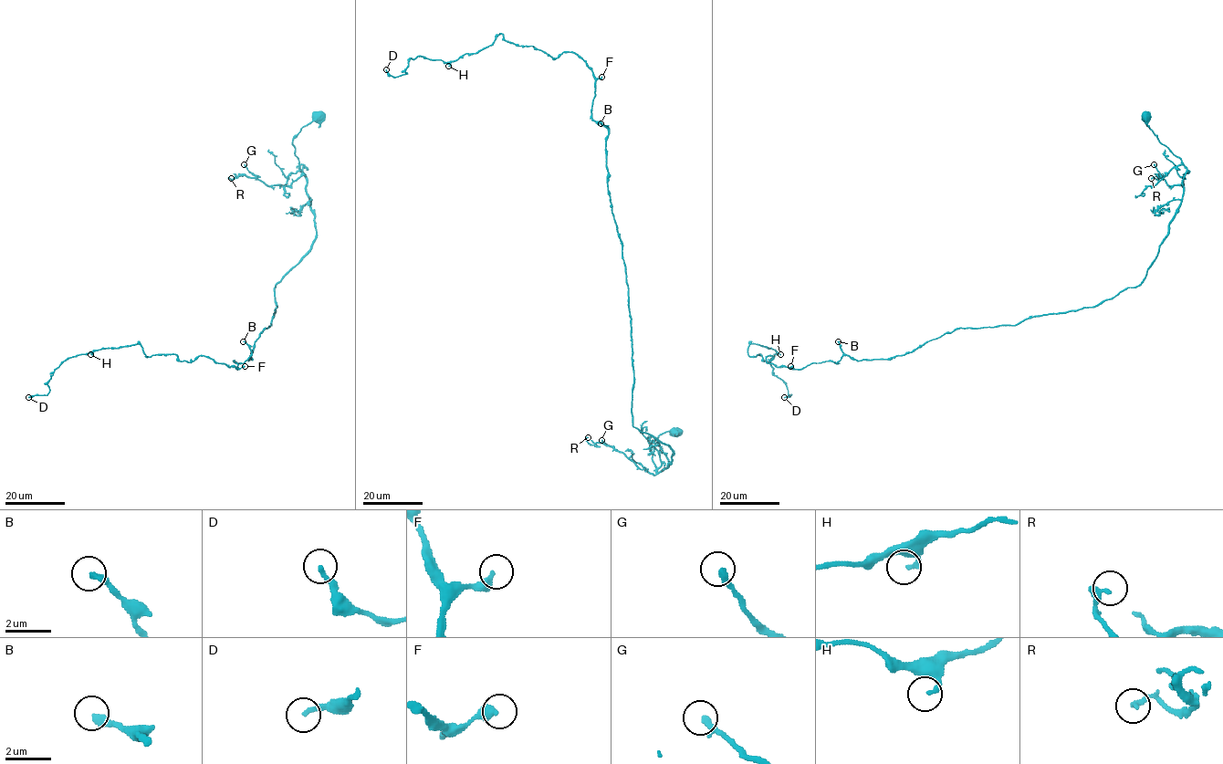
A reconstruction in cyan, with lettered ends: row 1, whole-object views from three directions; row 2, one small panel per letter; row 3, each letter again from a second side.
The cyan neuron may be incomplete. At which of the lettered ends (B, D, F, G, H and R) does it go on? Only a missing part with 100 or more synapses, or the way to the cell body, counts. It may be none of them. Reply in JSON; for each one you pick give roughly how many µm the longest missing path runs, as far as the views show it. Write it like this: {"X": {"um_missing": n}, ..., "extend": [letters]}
{"B": {"um_missing": 130}, "extend": ["B"]}

